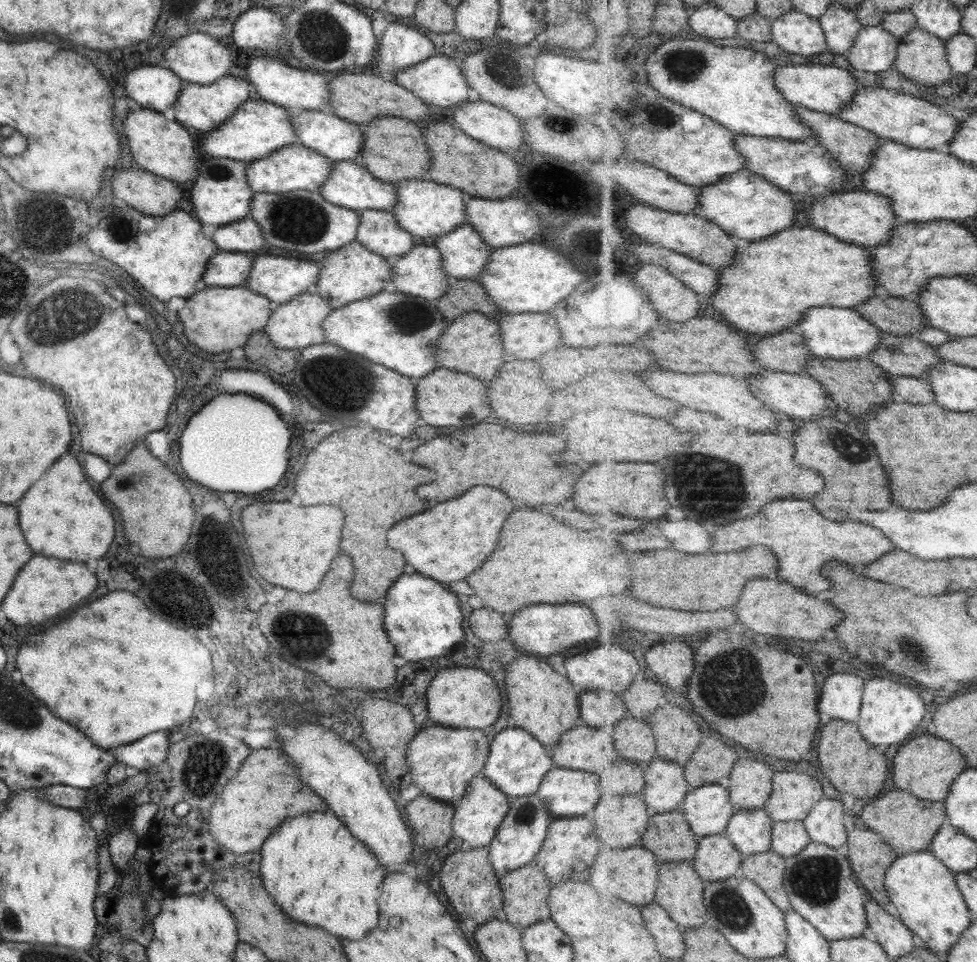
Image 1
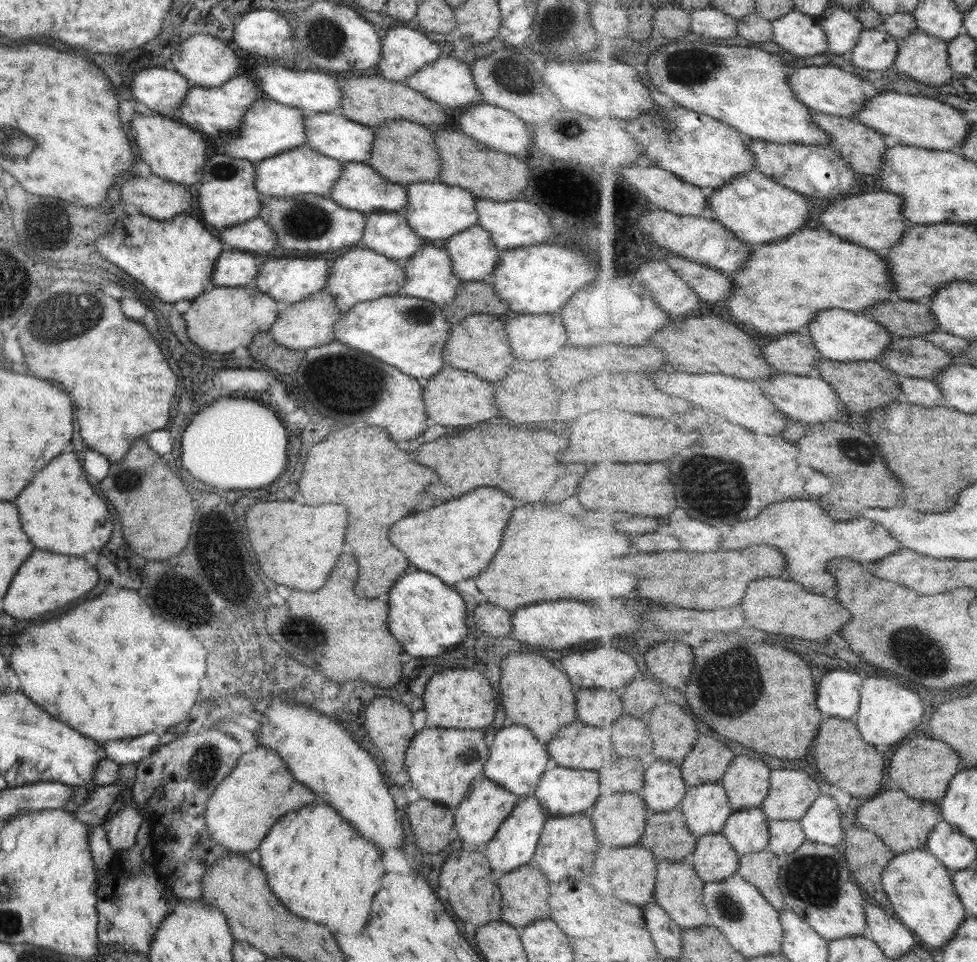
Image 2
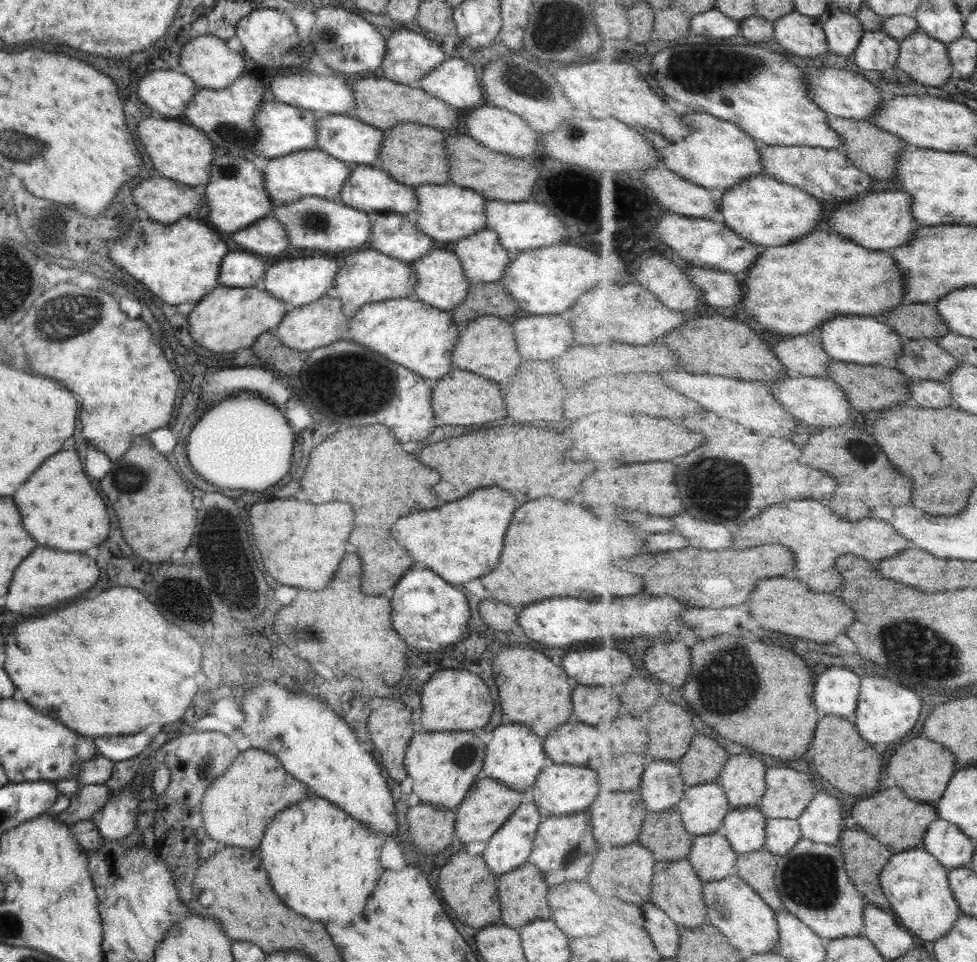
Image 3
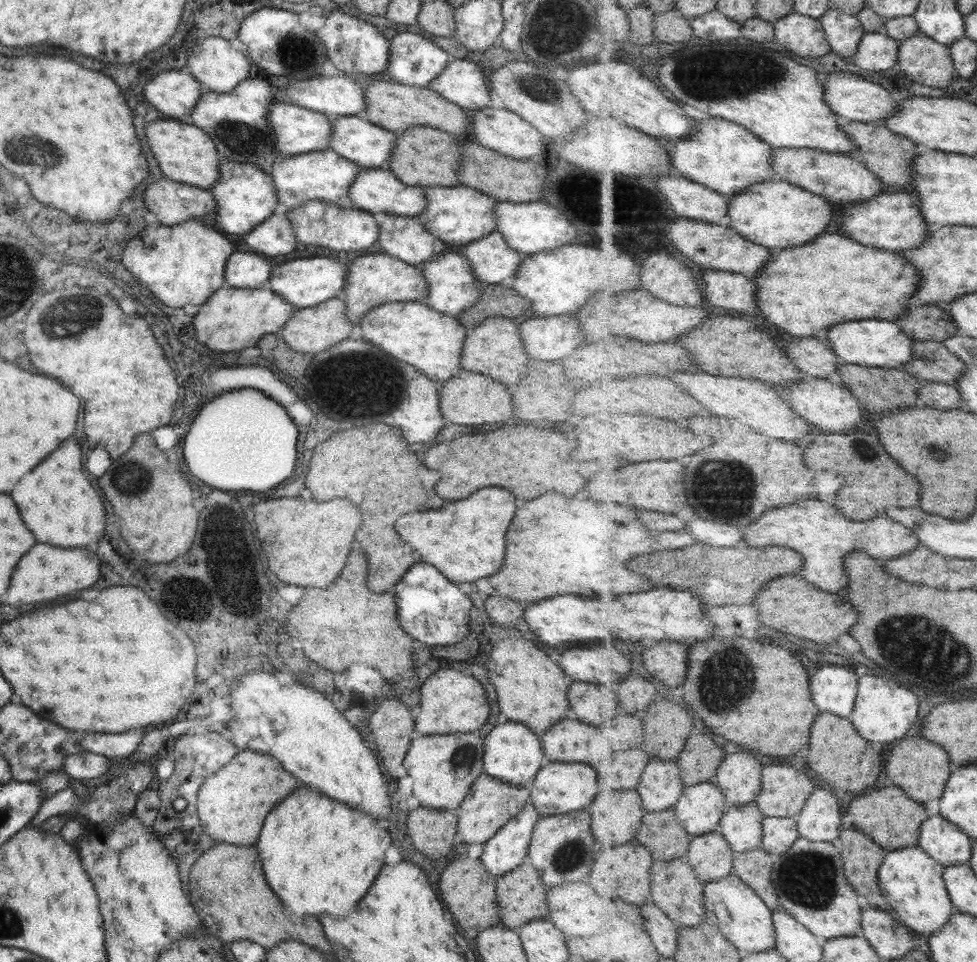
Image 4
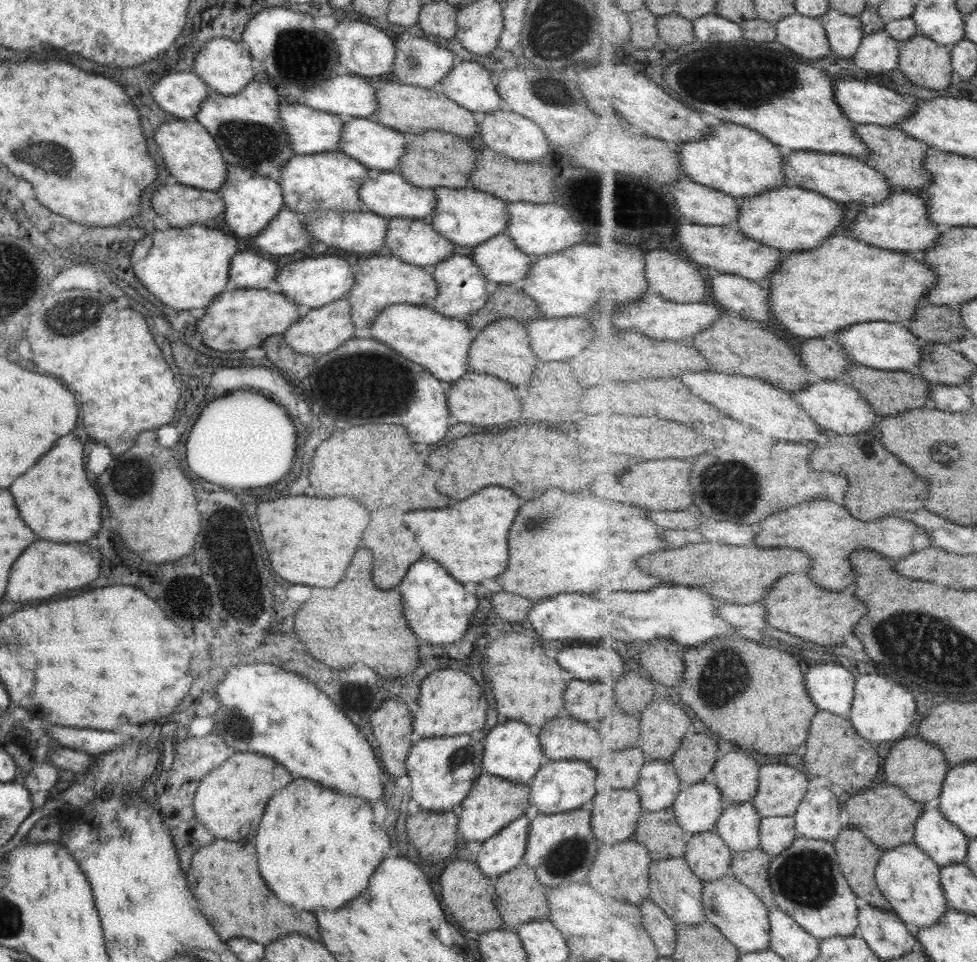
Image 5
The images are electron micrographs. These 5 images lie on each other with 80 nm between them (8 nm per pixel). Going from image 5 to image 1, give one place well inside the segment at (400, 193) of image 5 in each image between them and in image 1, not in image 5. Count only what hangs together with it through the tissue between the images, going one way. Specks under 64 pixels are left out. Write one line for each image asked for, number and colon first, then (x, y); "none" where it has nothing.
1: (350, 185)
2: (359, 187)
3: (368, 189)
4: (376, 191)

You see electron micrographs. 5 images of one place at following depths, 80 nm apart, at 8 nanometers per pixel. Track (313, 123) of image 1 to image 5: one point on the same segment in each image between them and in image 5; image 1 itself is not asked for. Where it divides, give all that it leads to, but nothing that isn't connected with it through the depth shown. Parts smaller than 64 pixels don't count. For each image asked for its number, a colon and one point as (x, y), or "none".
2: (331, 134)
3: (344, 137)
4: (353, 138)
5: (377, 148)

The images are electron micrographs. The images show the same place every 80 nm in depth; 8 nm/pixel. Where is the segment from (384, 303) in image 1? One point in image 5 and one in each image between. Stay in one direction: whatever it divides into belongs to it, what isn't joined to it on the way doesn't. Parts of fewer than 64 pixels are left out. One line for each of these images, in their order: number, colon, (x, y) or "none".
2: (407, 333)
3: (408, 332)
4: (430, 341)
5: (440, 344)

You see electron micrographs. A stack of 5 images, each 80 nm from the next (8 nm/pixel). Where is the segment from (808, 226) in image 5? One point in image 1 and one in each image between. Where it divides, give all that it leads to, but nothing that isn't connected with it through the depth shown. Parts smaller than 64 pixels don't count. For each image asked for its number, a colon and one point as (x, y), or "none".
1: (749, 208)
2: (759, 210)
3: (768, 212)
4: (777, 214)

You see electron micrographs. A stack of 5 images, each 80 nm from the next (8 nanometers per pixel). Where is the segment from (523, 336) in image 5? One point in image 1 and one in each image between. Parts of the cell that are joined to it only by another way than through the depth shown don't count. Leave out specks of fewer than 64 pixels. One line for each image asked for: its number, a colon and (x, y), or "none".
1: (471, 344)
2: (478, 344)
3: (485, 345)
4: (493, 348)

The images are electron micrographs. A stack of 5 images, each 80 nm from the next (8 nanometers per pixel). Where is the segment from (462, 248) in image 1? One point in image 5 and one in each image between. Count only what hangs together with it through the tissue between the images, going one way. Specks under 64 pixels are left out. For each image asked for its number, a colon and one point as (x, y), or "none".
2: (473, 255)
3: (482, 258)
4: (492, 261)
5: (501, 262)

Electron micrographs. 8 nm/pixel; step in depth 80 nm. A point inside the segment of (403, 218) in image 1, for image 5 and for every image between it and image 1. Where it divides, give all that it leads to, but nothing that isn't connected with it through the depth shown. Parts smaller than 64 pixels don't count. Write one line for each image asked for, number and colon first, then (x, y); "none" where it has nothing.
2: (435, 211)
3: (445, 212)
4: (458, 215)
5: (467, 217)

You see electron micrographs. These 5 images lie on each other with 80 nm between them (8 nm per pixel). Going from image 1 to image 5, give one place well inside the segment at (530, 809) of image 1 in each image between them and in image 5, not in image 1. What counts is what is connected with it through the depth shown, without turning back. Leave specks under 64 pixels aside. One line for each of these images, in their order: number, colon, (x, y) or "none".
2: (512, 844)
3: (508, 847)
4: (507, 848)
5: (499, 853)

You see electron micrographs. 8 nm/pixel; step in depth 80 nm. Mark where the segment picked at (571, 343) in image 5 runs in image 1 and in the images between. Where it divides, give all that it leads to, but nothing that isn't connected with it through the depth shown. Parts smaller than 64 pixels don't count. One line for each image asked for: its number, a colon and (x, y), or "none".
1: (525, 336)
2: (533, 336)
3: (542, 337)
4: (545, 338)

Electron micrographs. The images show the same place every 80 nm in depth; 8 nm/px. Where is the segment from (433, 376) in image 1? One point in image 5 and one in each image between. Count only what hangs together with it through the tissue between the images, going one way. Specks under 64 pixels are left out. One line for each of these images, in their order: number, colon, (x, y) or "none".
2: (452, 398)
3: (462, 398)
4: (467, 398)
5: (467, 401)

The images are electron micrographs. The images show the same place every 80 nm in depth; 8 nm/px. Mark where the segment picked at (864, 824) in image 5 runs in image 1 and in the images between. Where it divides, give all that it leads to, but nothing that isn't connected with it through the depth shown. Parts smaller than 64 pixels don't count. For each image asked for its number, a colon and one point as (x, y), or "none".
1: (908, 824)
2: (904, 823)
3: (900, 823)
4: (892, 819)

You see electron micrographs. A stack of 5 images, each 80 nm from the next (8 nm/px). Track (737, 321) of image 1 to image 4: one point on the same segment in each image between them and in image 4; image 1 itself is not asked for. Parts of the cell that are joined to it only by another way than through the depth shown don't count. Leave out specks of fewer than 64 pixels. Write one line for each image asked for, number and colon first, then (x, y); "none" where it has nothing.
2: (784, 285)
3: (793, 289)
4: (806, 290)

